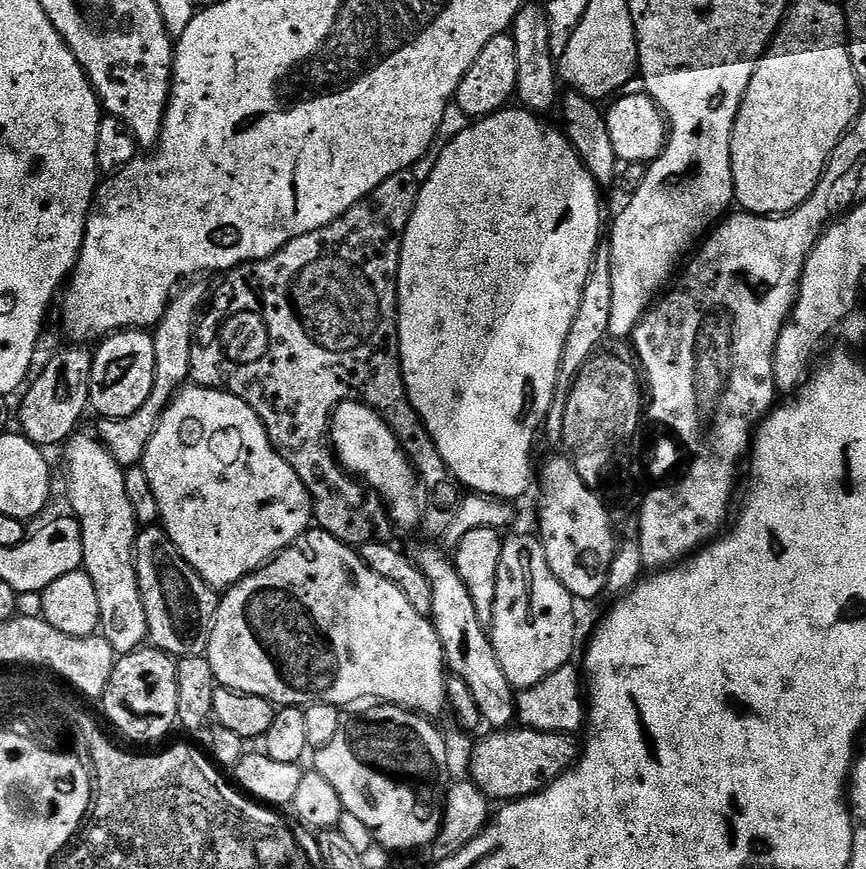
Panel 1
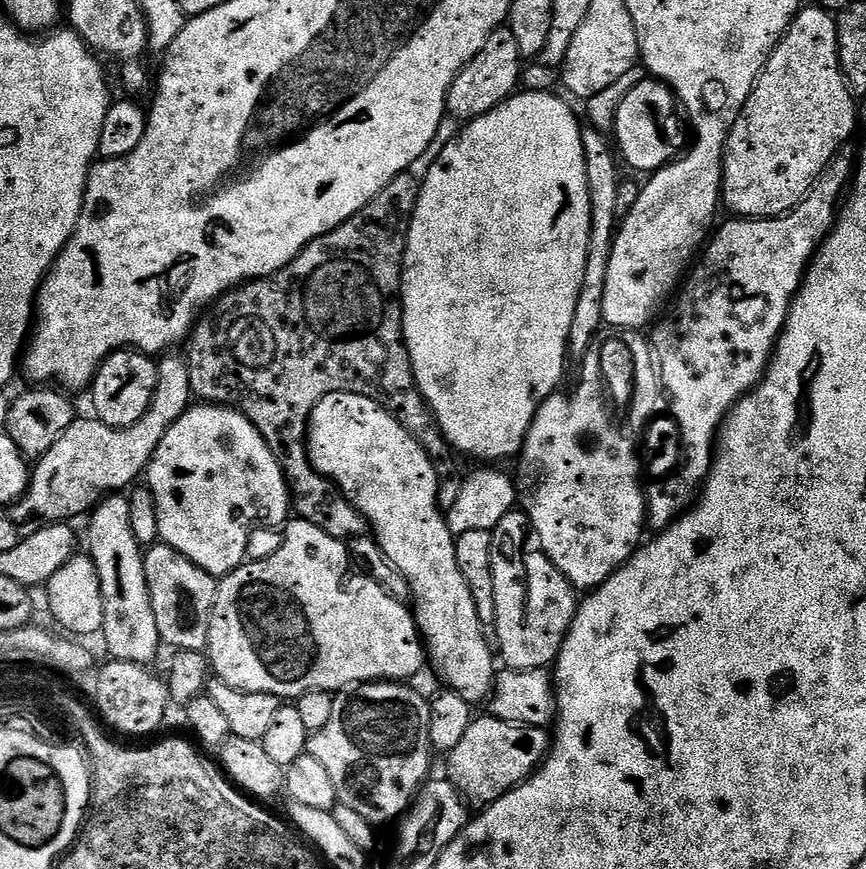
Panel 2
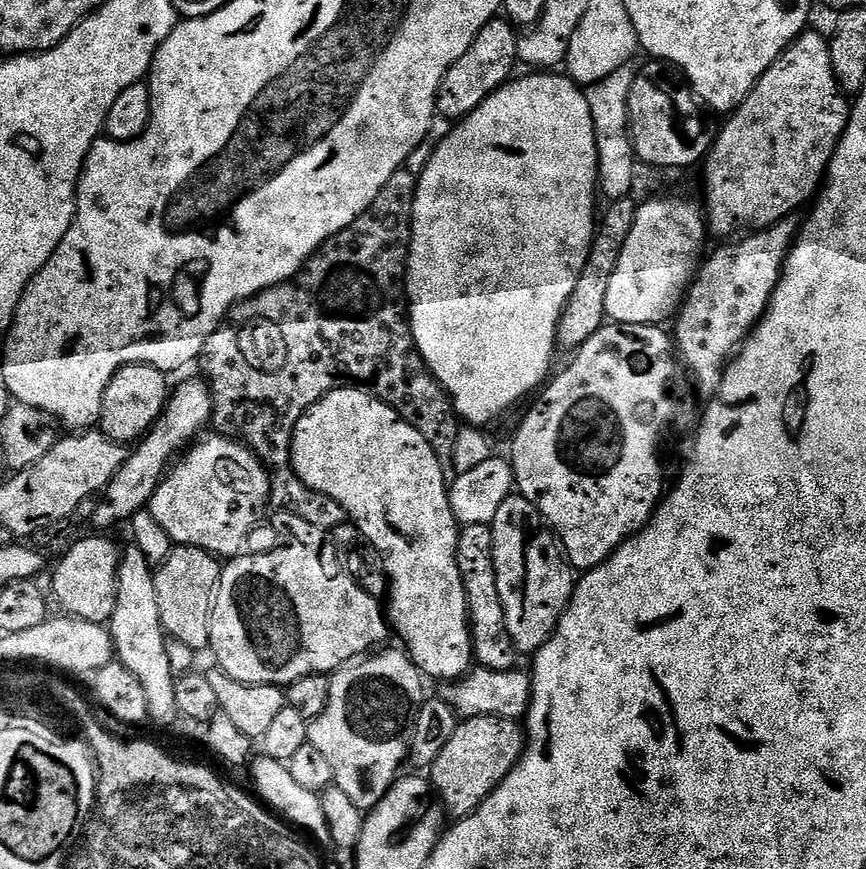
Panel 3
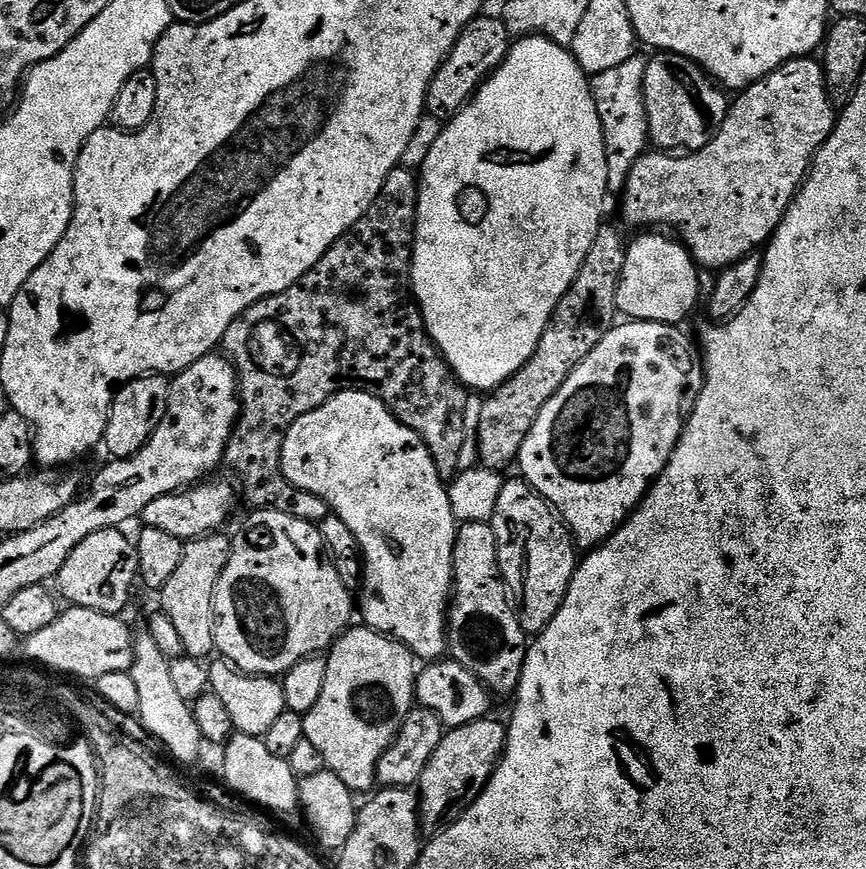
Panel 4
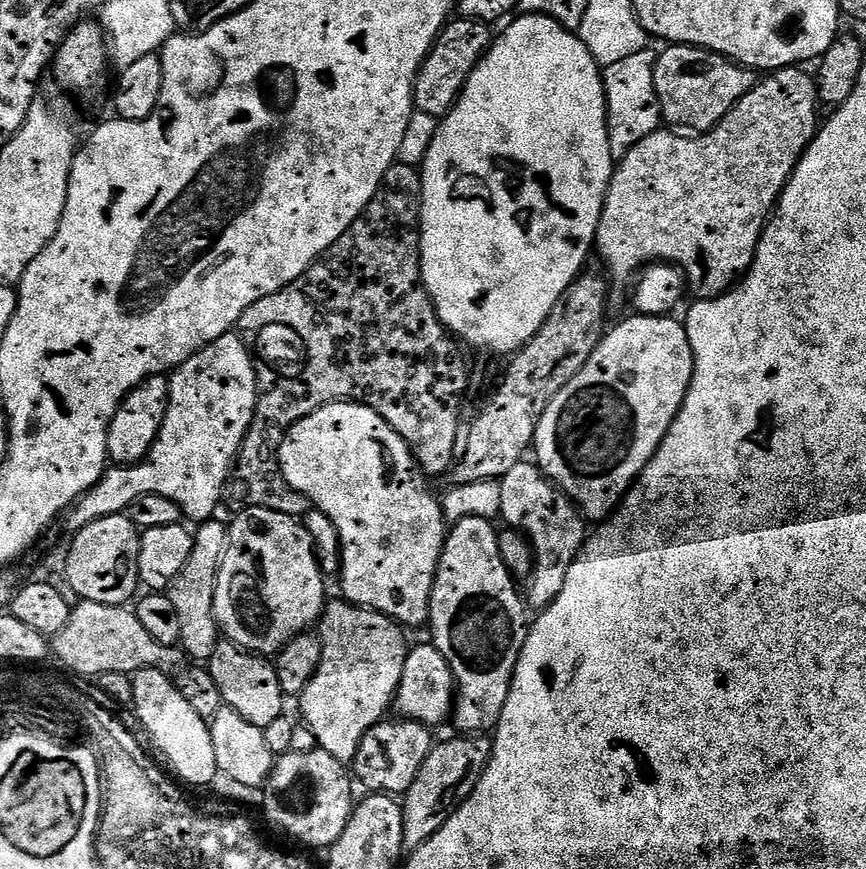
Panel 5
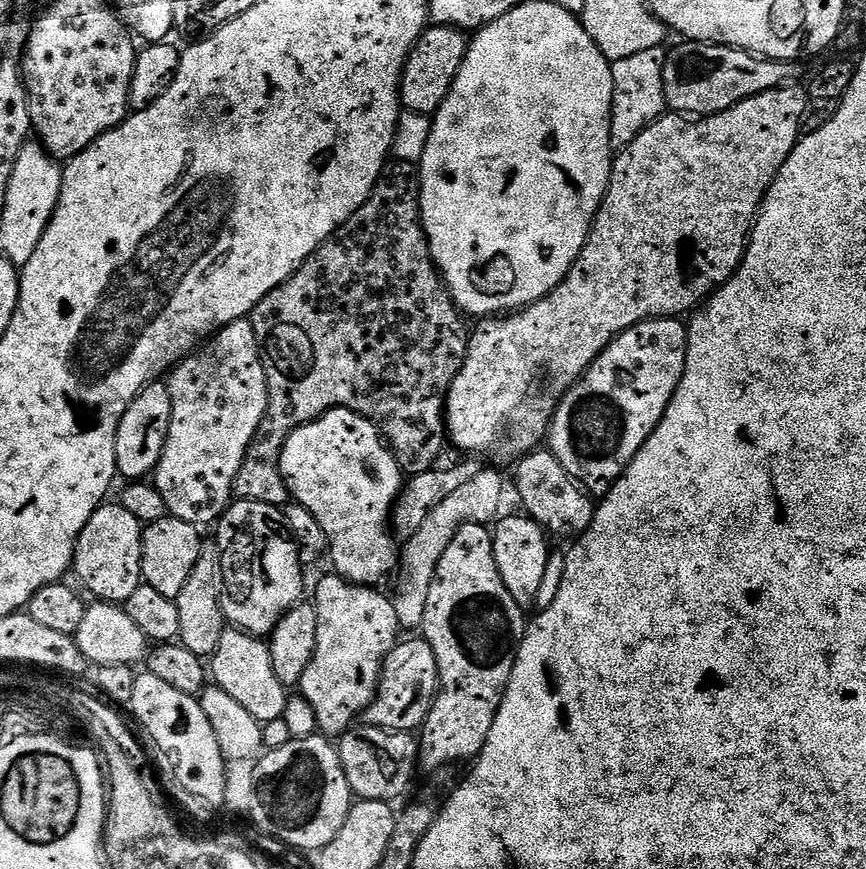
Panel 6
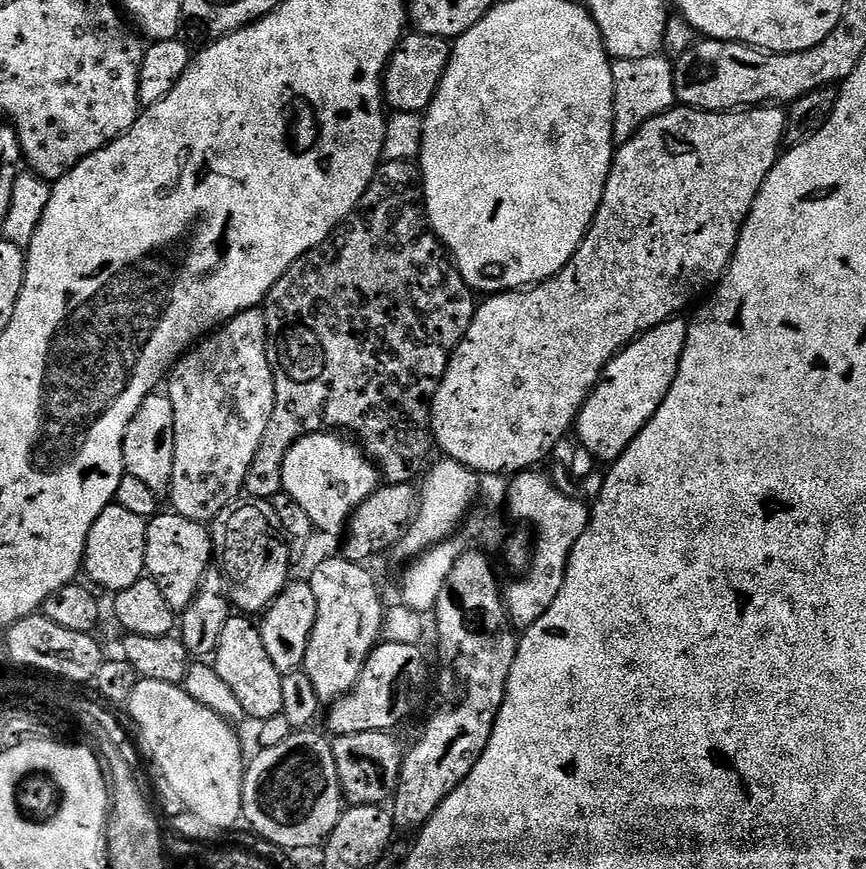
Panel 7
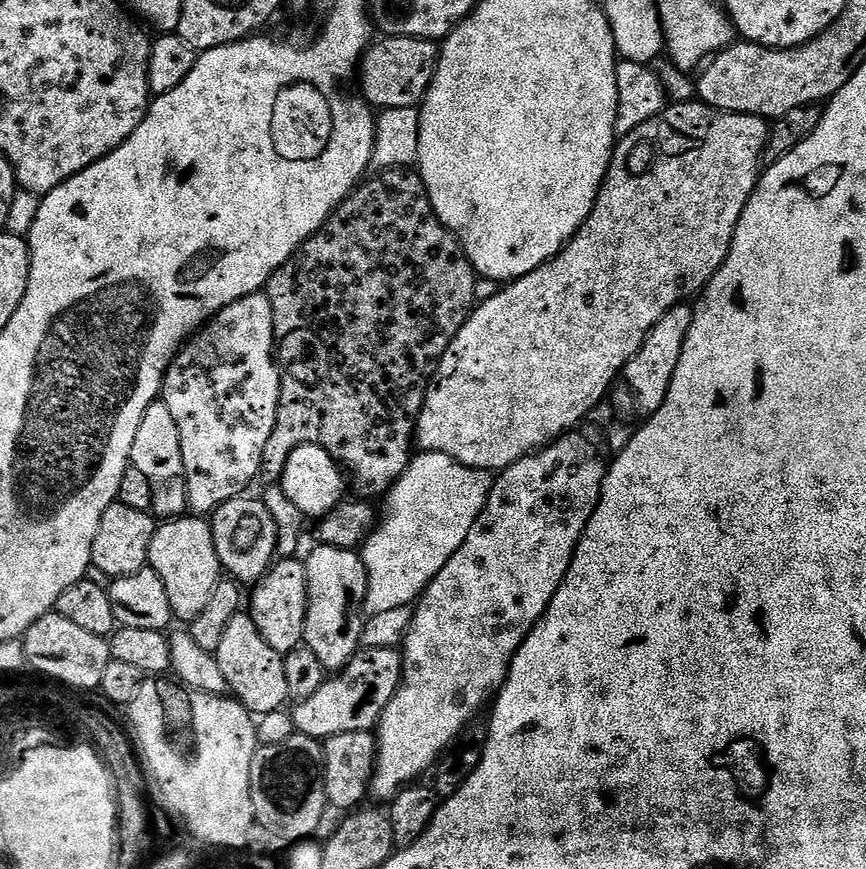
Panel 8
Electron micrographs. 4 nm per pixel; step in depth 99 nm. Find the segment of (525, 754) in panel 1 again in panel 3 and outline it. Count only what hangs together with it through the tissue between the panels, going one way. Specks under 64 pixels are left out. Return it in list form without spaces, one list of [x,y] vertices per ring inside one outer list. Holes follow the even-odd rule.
[[[501,716],[461,719],[430,769],[430,783],[443,811],[452,818],[471,816],[520,761],[525,743],[525,729],[515,720]]]

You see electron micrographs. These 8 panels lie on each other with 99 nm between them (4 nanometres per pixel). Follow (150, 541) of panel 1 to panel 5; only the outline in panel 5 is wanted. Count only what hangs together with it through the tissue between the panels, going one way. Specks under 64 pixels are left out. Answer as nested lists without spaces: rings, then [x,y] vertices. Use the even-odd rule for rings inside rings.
[[[213,518],[203,521],[195,529],[192,538],[192,549],[186,566],[182,566],[178,578],[166,590],[170,602],[178,613],[180,625],[182,625],[182,638],[179,647],[185,657],[194,659],[196,662],[206,662],[214,654],[214,650],[220,645],[222,633],[220,625],[216,622],[214,614],[214,594],[218,586],[218,574],[220,563],[228,549],[228,524],[220,521],[220,518]]]

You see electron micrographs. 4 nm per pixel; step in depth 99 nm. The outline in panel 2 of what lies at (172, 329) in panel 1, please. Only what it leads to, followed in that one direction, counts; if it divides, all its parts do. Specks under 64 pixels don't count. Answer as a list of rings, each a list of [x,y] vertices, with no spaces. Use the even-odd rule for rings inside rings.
[[[176,354],[159,357],[156,369],[160,385],[152,405],[134,426],[111,428],[95,418],[77,418],[64,437],[35,461],[28,489],[10,508],[12,521],[20,527],[21,533],[31,534],[48,524],[75,521],[75,516],[91,513],[103,497],[131,489],[139,481],[136,479],[147,473],[148,463],[154,458],[162,438],[166,438],[166,430],[182,418],[194,400],[188,361],[183,355],[172,355]]]

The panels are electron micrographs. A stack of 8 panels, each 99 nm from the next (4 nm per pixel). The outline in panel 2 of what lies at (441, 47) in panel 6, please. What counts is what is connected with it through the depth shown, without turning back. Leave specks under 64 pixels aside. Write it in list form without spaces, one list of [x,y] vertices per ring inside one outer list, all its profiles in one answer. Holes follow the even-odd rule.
[[[506,26],[494,29],[486,46],[478,50],[476,57],[456,75],[454,82],[448,87],[447,115],[461,122],[467,122],[482,118],[482,114],[490,114],[490,110],[515,96],[521,87],[520,63],[522,57],[514,34],[510,34]]]

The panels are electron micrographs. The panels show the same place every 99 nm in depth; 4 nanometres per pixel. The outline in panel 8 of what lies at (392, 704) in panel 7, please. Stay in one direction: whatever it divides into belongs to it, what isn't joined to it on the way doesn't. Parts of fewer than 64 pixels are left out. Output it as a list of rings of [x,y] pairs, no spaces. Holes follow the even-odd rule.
[[[369,648],[361,651],[345,668],[329,675],[310,698],[299,701],[291,709],[292,721],[297,733],[301,736],[309,736],[318,741],[325,741],[334,734],[350,734],[351,732],[372,732],[382,718],[382,714],[394,698],[396,691],[400,689],[400,678],[404,675],[404,658],[396,648]]]

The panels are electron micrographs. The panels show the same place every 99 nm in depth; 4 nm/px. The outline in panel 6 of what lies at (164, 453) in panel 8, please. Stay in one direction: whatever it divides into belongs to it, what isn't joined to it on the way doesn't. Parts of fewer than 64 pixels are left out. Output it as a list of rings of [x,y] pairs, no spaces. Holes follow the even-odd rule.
[[[167,383],[147,384],[134,398],[134,402],[130,402],[116,431],[116,470],[121,477],[125,476],[125,481],[140,482],[155,473],[166,446],[171,417],[172,403]]]

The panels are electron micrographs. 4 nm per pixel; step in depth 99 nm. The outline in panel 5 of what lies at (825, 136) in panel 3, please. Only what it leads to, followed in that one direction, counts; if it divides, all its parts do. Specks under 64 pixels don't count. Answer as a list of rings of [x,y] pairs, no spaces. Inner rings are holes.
[[[793,66],[765,75],[709,132],[688,135],[672,130],[655,132],[650,138],[642,138],[615,165],[594,245],[595,255],[604,259],[614,275],[636,274],[653,262],[670,264],[683,272],[687,291],[691,295],[693,292],[696,300],[722,296],[743,277],[752,265],[760,236],[781,190],[818,131],[816,81],[804,71],[803,67]]]

